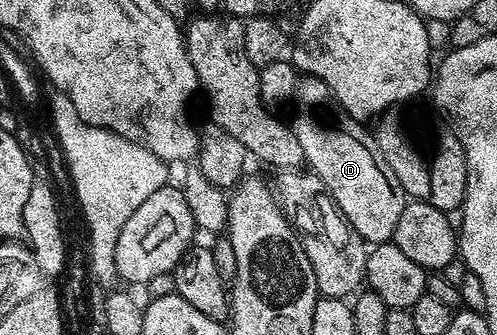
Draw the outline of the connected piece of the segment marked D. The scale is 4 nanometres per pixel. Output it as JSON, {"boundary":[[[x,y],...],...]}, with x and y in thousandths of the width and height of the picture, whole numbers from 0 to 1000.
{"boundary":[[[614,224],[598,248],[592,313],[596,337],[584,355],[588,397],[600,412],[600,436],[608,436],[612,490],[634,513],[638,531],[652,546],[668,585],[668,600],[684,618],[684,636],[720,687],[720,699],[742,731],[779,728],[789,716],[793,687],[801,675],[801,651],[809,651],[809,627],[817,606],[817,576],[811,555],[793,531],[793,507],[769,472],[769,448],[761,448],[761,424],[746,391],[740,394],[726,361],[716,358],[680,304],[680,293],[656,257],[652,239],[638,227]]]}

